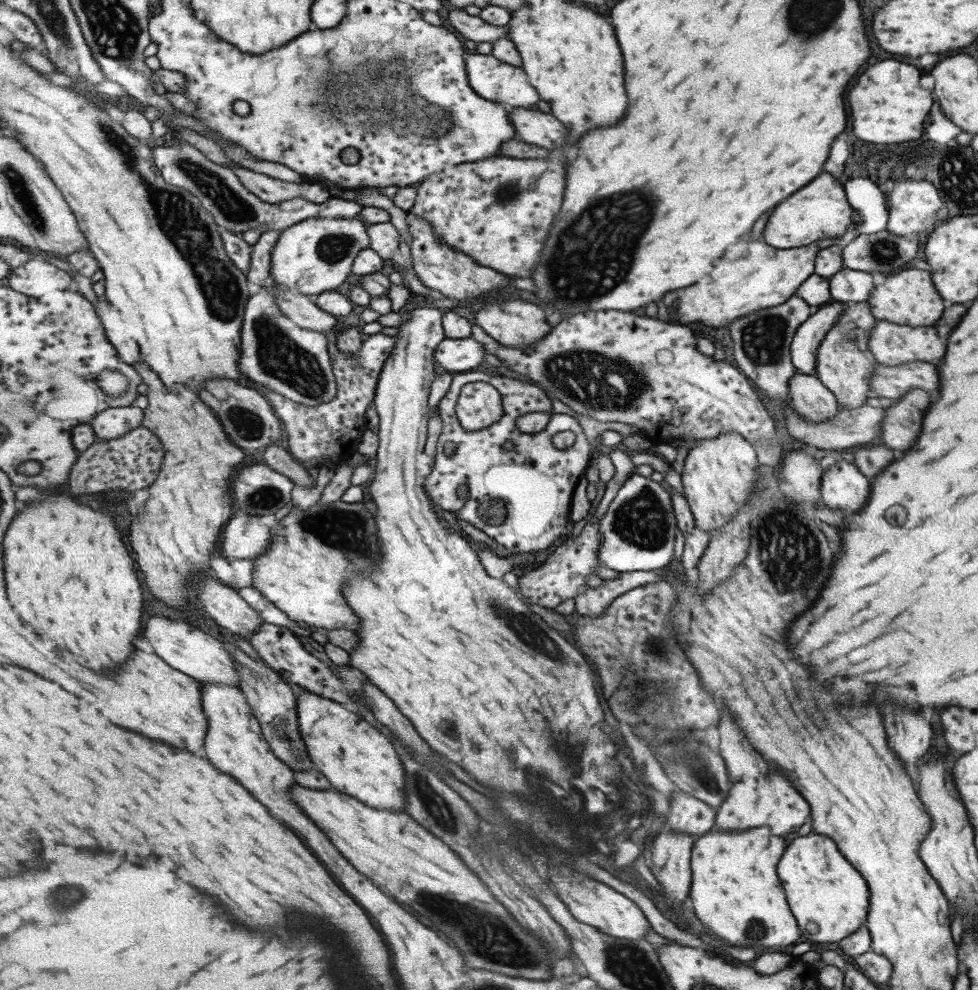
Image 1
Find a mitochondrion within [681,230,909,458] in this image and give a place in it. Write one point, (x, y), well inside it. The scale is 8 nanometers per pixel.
(761, 337)

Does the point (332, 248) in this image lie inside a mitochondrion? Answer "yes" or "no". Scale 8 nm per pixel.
yes

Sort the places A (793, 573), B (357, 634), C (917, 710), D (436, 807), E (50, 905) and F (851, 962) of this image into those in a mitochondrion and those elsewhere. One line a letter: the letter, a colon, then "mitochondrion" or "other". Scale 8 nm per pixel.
A: mitochondrion
B: other
C: other
D: mitochondrion
E: mitochondrion
F: other

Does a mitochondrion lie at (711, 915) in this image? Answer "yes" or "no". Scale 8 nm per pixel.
no

